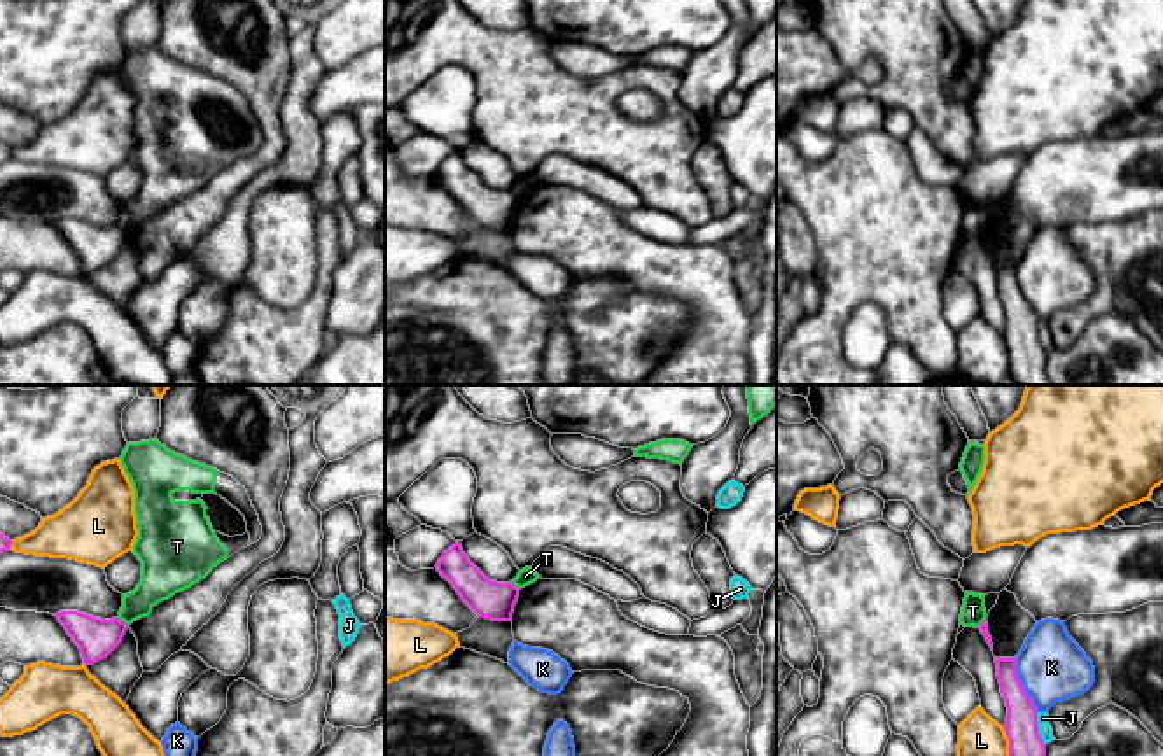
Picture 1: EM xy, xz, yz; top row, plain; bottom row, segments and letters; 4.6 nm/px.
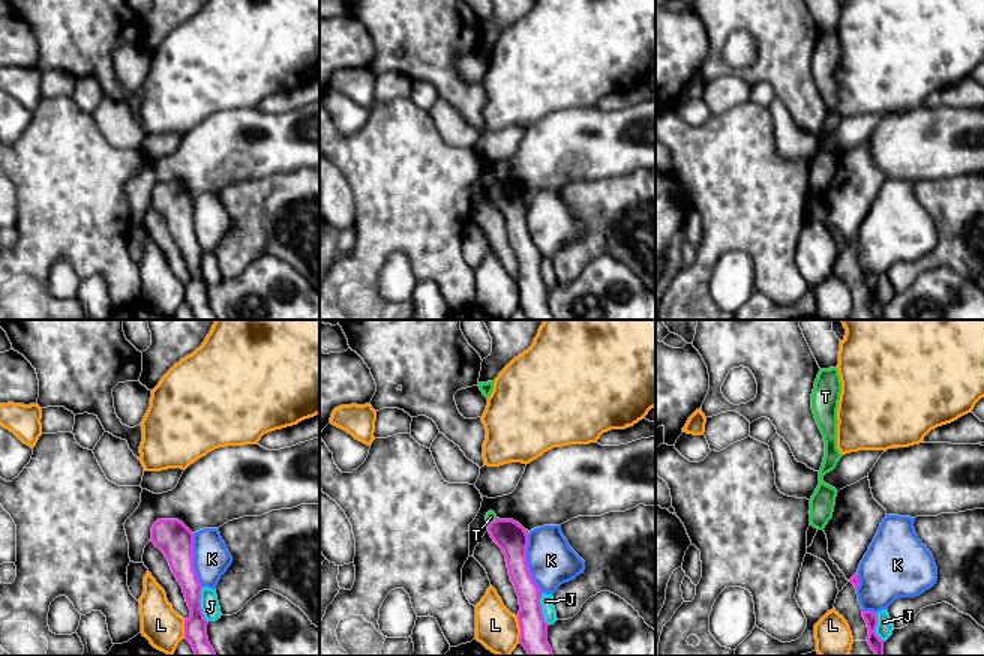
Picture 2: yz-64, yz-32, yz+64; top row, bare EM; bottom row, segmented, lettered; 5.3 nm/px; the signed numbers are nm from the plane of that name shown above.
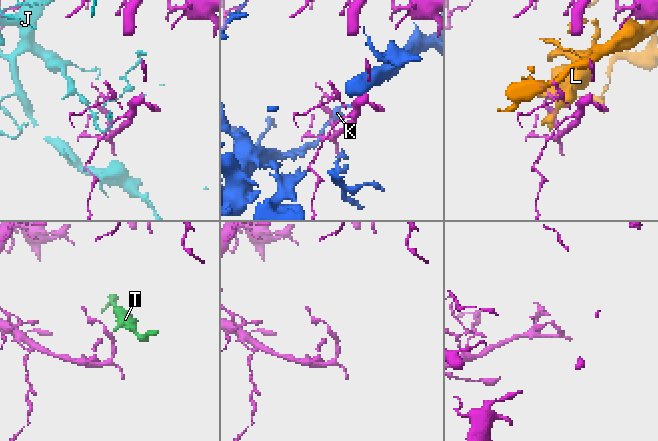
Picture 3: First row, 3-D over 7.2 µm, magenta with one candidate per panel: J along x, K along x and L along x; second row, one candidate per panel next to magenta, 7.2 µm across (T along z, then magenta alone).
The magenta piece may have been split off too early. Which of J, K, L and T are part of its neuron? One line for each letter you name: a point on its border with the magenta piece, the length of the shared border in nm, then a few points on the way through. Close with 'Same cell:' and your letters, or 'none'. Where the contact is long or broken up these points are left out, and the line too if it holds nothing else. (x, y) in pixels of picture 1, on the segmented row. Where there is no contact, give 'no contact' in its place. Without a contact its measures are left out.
Same cell: none

